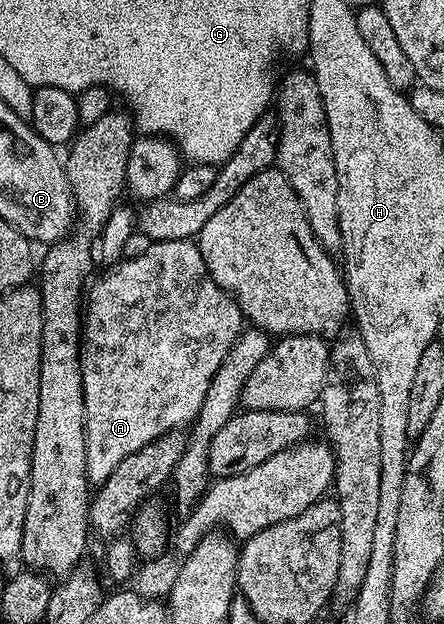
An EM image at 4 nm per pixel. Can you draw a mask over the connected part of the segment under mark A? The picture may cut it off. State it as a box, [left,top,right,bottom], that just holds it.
[81,240,243,486]

